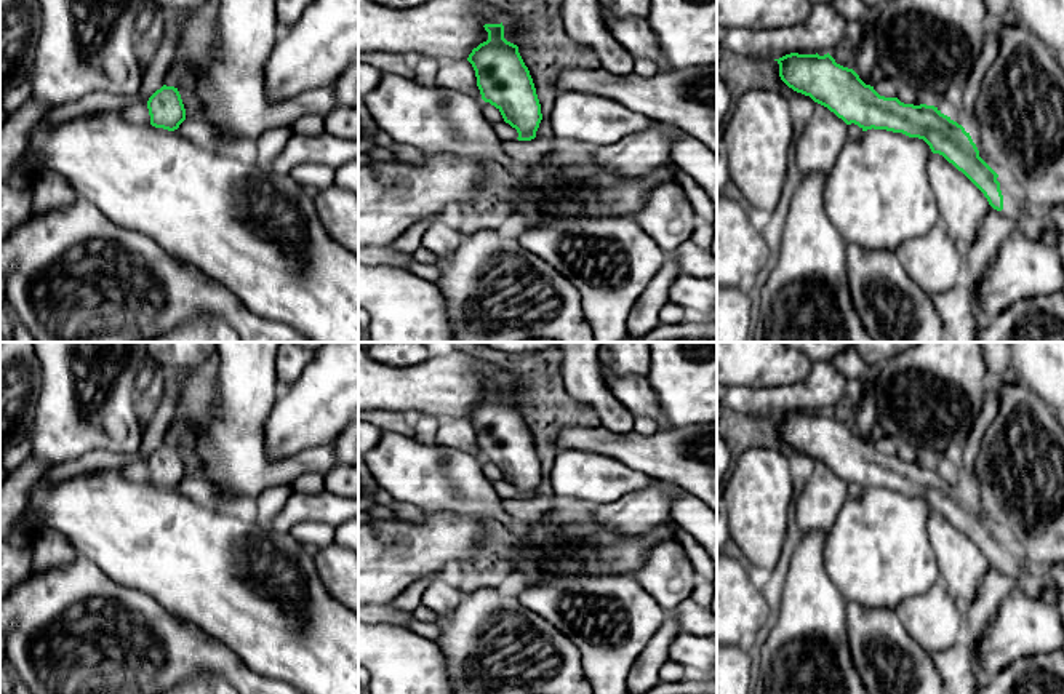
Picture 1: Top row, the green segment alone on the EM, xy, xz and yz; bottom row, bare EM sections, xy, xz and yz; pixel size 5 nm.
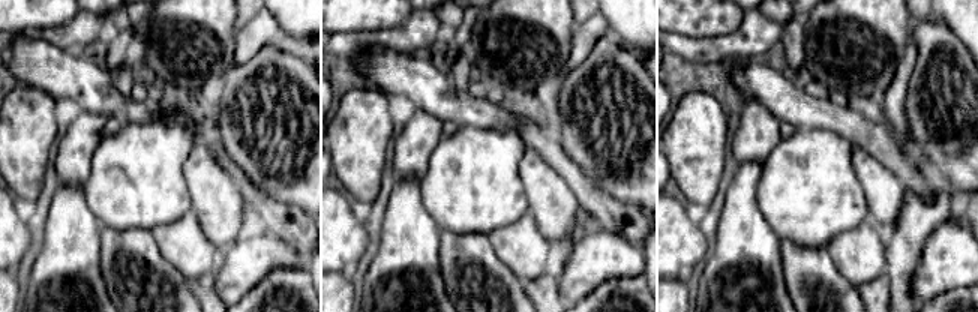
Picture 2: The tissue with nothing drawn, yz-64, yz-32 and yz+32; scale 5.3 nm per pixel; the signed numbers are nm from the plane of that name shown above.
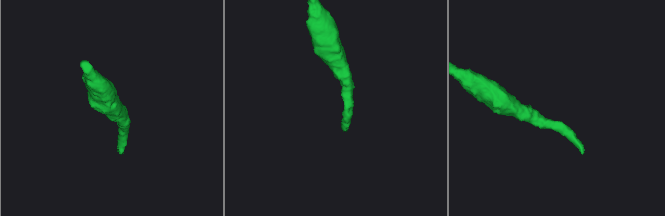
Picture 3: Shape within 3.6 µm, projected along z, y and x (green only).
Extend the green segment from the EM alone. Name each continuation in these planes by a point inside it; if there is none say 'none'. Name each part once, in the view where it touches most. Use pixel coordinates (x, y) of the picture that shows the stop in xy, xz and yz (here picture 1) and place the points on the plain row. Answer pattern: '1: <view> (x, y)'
1: yz (1029, 581)

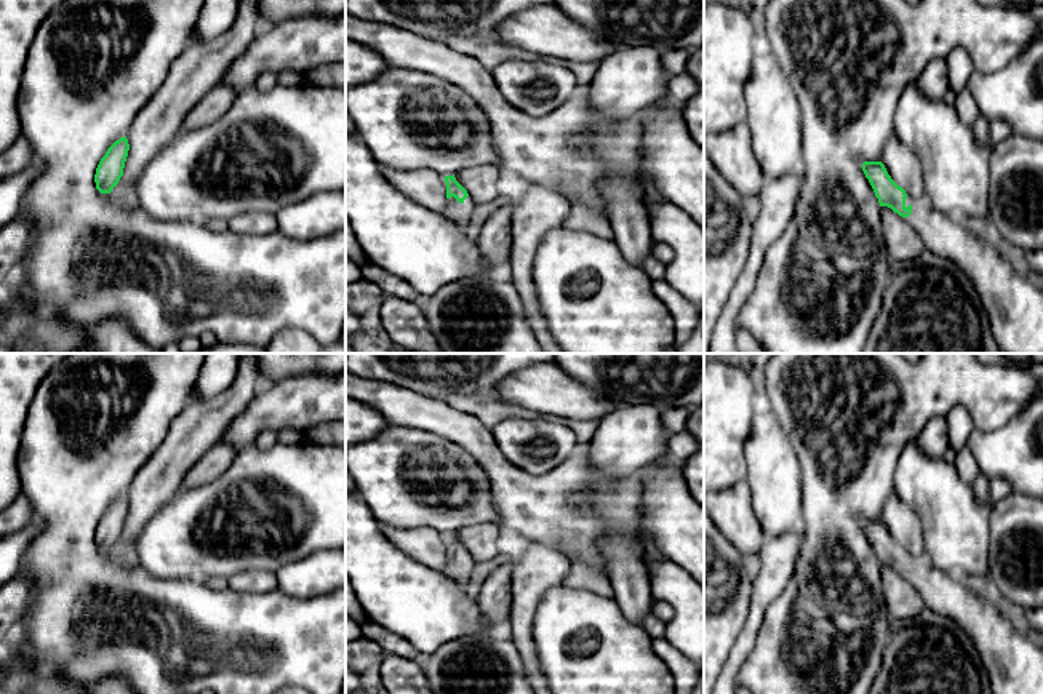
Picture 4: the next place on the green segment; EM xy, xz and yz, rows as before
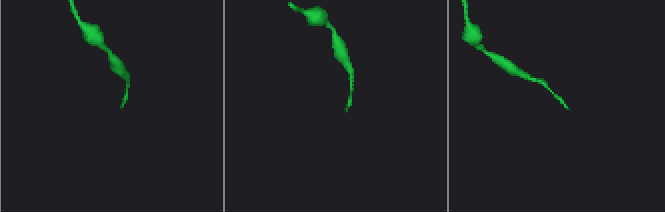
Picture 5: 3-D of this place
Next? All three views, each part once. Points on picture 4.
1: yz (1015, 666)

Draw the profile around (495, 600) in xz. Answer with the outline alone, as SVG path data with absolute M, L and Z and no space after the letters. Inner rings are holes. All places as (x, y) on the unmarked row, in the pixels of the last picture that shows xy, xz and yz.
M509 560L502 564L491 564L480 574L482 588L475 603L486 627L485 633L506 633L512 608L512 568Z

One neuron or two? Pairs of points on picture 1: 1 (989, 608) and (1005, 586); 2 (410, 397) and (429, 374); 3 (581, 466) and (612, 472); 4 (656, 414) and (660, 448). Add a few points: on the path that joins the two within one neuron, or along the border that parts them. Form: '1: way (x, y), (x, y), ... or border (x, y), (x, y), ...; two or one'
1: way (989, 603), (1000, 590); one
2: way (415, 392), (428, 379); one
3: way (589, 472), (604, 472); one
4: border (671, 427), (660, 430); two

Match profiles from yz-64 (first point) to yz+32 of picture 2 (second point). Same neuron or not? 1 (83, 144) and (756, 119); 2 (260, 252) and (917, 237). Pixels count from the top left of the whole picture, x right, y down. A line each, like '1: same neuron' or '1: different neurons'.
1: same neuron
2: different neurons

